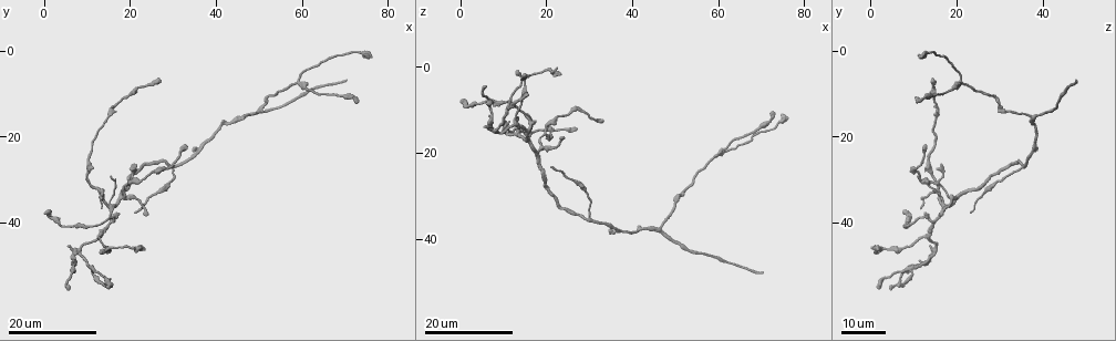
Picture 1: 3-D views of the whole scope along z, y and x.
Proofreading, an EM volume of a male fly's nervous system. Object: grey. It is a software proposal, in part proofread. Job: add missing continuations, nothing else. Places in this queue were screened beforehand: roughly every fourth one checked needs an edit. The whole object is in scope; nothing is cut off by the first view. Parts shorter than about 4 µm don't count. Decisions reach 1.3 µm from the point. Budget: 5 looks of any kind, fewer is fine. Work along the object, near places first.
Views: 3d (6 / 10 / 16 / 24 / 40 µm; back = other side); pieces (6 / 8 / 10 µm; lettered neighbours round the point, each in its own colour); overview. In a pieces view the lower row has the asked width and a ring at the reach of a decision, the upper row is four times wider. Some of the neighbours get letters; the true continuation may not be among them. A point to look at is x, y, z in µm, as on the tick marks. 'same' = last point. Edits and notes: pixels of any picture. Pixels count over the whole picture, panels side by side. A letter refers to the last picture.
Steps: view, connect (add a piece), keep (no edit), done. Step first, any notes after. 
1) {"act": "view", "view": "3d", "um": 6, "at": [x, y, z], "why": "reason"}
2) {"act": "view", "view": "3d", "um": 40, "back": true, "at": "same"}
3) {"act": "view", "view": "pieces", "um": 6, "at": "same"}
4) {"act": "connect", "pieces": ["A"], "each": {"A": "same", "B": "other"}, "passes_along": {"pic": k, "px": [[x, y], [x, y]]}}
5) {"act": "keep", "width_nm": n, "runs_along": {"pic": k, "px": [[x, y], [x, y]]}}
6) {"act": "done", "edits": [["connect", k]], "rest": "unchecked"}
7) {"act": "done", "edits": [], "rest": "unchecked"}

{"act": "view", "view": "3d", "um": 24, "at": [76.0, 1.0, 12.0], "why": "long arm stops here"}

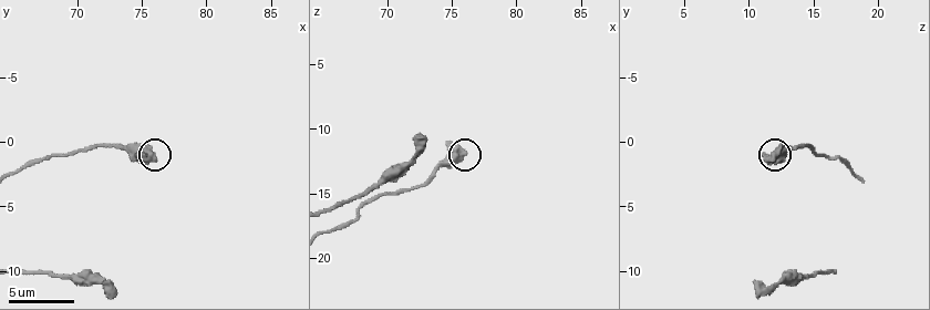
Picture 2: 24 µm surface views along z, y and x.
{"act": "view", "view": "pieces", "um": 10, "at": [75.8, 1.4, 11.8], "why": "what lies round it"}

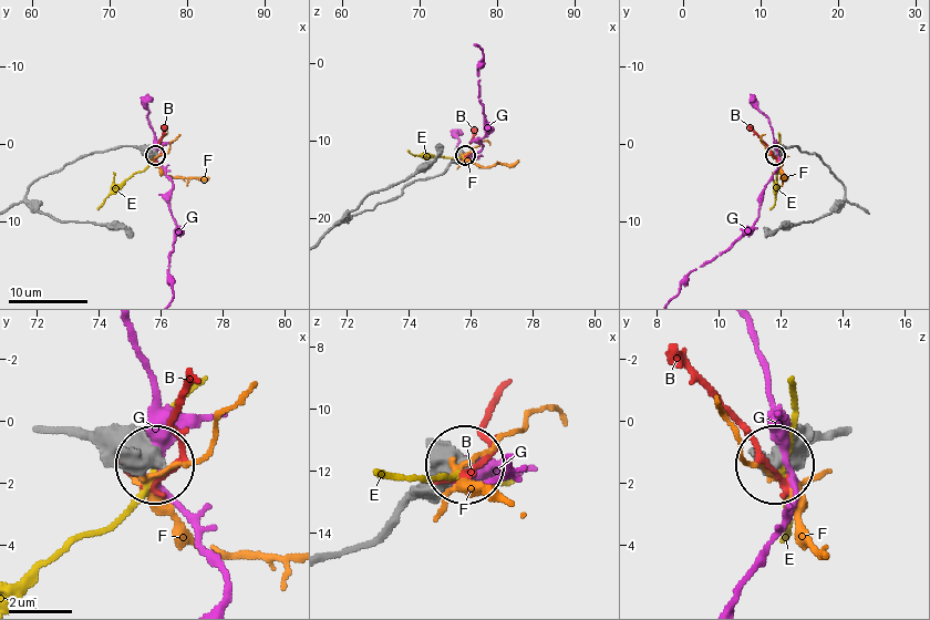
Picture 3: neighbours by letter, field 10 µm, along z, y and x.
{"act": "keep", "width_nm": 570, "each": {"B": "other", "E": "other", "F": "other", "G": "other"}, "runs_along": {"pic": 3, "px": [[59, 429], [114, 429], [151, 458]]}, "found": "none of them fits"}

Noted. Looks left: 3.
{"act": "view", "view": "3d", "um": 16, "at": [70.0, 6.5, 48.0], "why": "end of a long branch"}

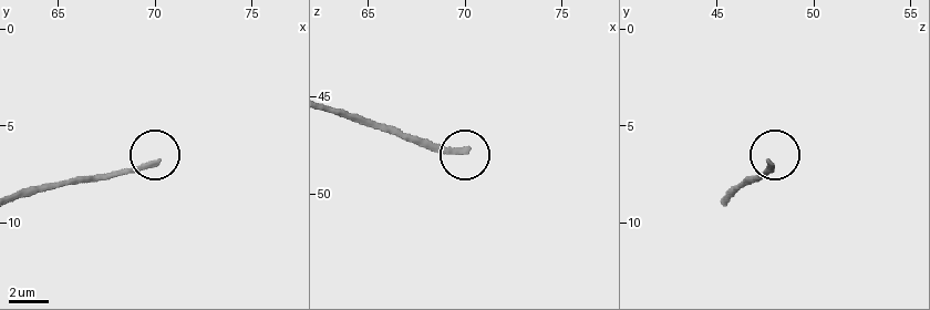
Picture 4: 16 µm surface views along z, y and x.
{"act": "view", "view": "pieces", "um": 6, "at": [70.1, 6.8, 47.8]}

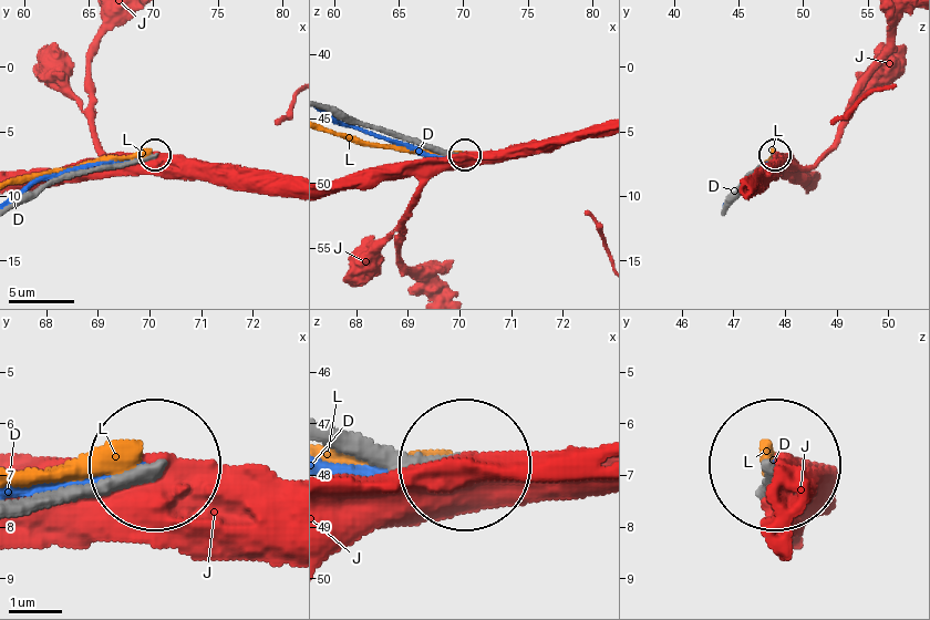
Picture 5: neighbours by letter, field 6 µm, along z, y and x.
{"act": "keep", "each": {"D": "other", "J": "other", "L": "other"}, "found": "none of them fits"}

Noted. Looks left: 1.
{"act": "done", "edits": [], "rest": "unchecked"}

